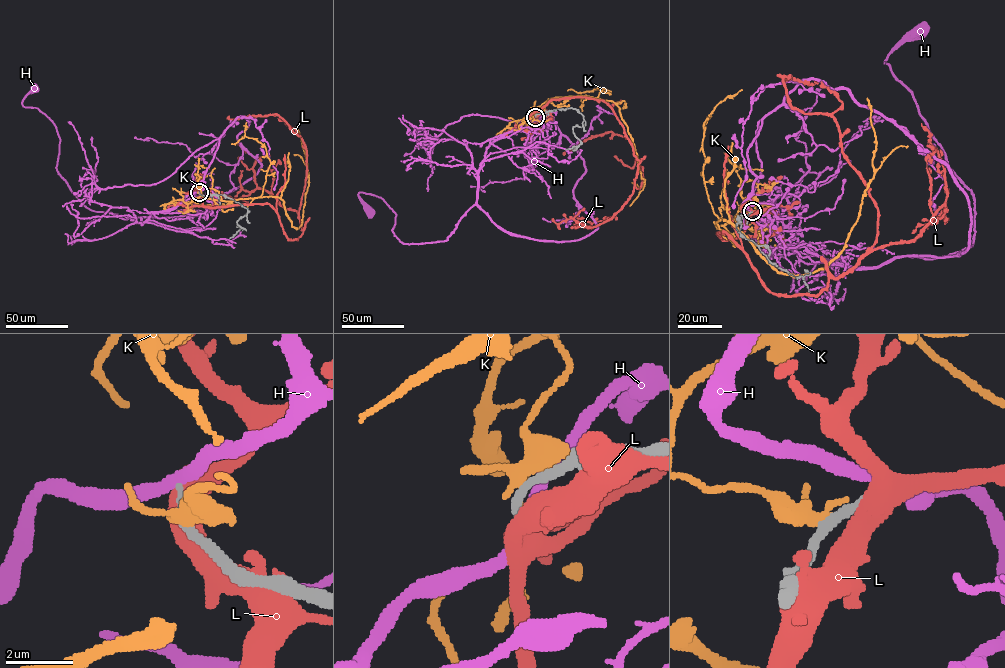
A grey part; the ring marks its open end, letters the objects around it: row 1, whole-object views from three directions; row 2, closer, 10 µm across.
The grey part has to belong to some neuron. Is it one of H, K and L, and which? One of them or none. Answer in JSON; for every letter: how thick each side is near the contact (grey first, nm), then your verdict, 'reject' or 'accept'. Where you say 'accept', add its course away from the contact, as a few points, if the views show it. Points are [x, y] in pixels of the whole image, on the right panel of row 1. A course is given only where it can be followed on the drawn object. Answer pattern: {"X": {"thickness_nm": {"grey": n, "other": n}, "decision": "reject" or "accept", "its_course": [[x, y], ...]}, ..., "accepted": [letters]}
{"H": {"thickness_nm": {"grey": 200, "other": 360}, "decision": "reject"}, "K": {"thickness_nm": {"grey": 280, "other": 360}, "decision": "reject"}, "L": {"thickness_nm": {"grey": 300, "other": 550}, "decision": "reject"}, "accepted": []}

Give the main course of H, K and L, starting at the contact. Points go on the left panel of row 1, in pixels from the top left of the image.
H: (199, 191), (141, 224), (140, 218), (87, 208), (57, 171), (55, 124), (22, 104), (34, 89)
K: (199, 193), (206, 198), (232, 201), (277, 196), (283, 201), (291, 225), (297, 228), (309, 178), (295, 127)
L: (199, 192), (202, 204), (213, 207), (268, 204), (289, 239), (301, 235), (303, 140), (276, 114), (227, 117)

